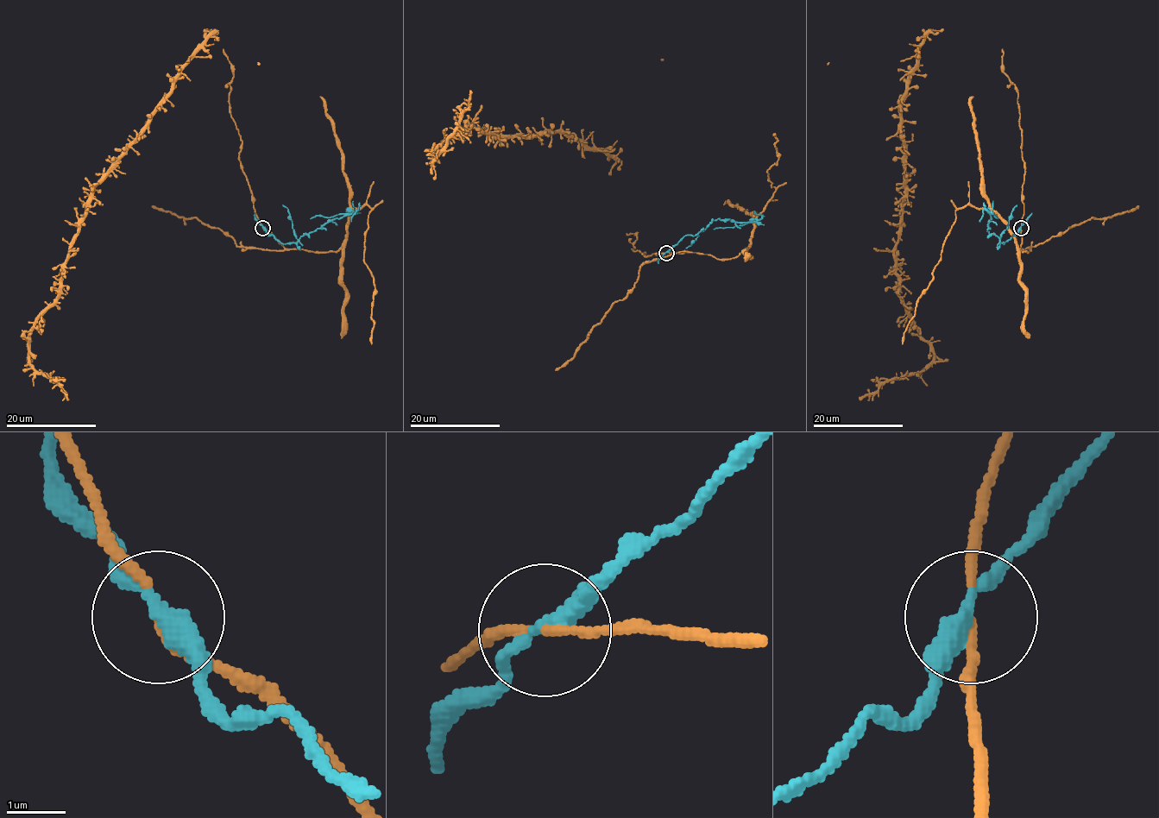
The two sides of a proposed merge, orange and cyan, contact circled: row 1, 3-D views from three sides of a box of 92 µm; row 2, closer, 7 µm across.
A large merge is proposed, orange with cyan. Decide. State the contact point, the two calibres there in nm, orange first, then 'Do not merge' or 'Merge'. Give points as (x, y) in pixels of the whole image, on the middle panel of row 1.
Place: (666, 253). Thickness 130 nm (orange) against 300 nm. Do not merge

